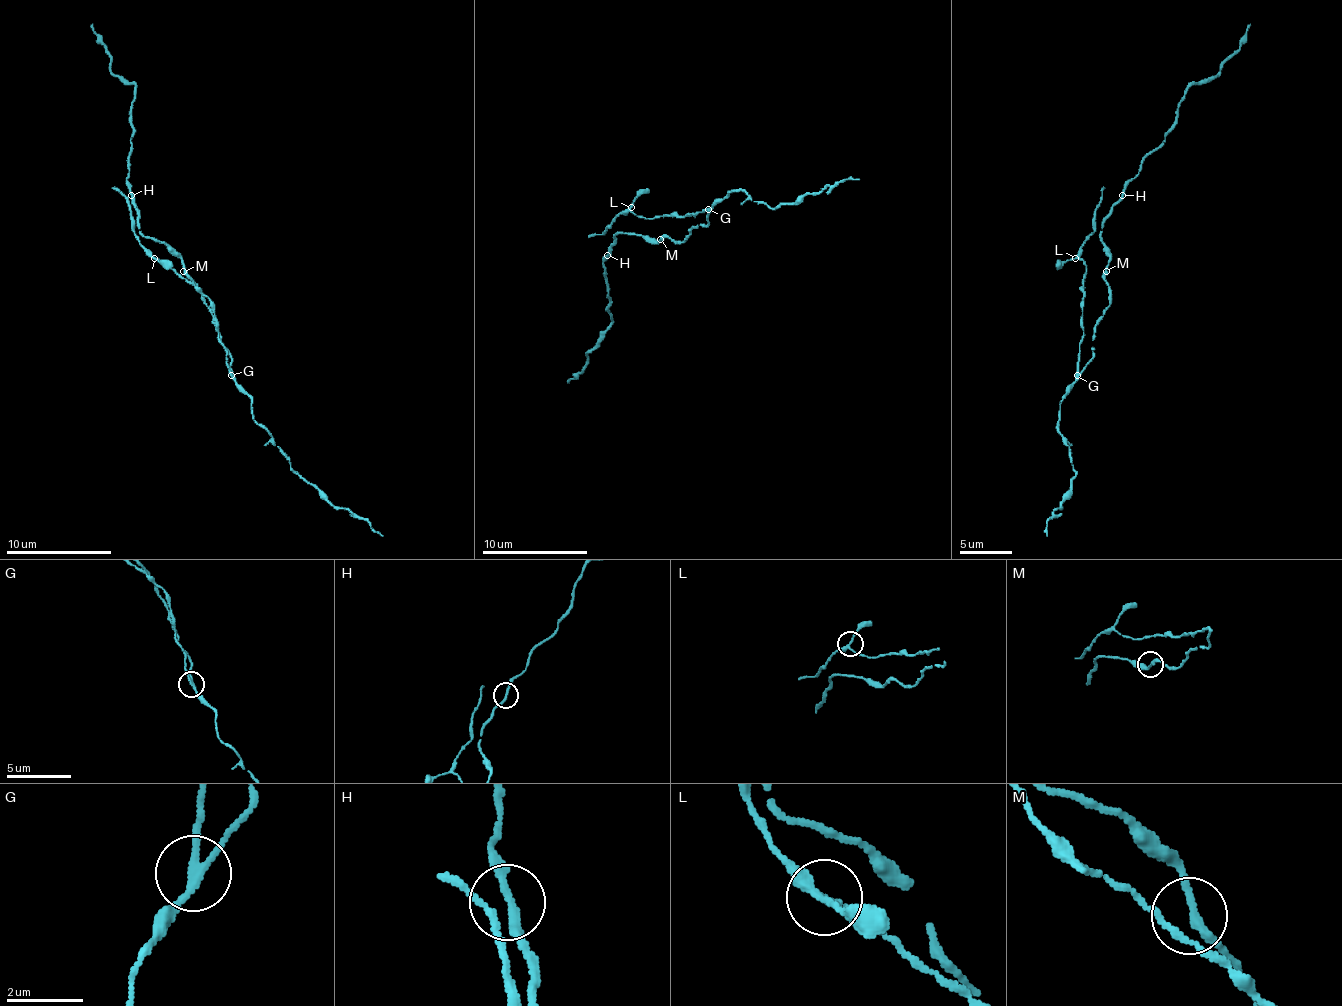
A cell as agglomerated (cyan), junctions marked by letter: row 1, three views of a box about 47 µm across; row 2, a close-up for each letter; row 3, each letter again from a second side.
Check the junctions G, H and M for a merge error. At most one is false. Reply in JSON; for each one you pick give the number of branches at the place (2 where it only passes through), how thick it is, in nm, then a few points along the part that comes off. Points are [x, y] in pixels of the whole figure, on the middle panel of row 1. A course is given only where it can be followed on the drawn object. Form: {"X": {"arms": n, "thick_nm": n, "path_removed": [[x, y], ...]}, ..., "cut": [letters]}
{"G": {"arms": 3, "thick_nm": 170, "path_removed": [[707, 210], [694, 215], [641, 218], [620, 213], [607, 228], [589, 236]]}, "cut": ["G"]}

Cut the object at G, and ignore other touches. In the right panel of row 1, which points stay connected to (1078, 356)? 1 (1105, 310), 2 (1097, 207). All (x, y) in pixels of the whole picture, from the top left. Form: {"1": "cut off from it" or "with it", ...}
{"1": "cut off from it", "2": "with it"}

